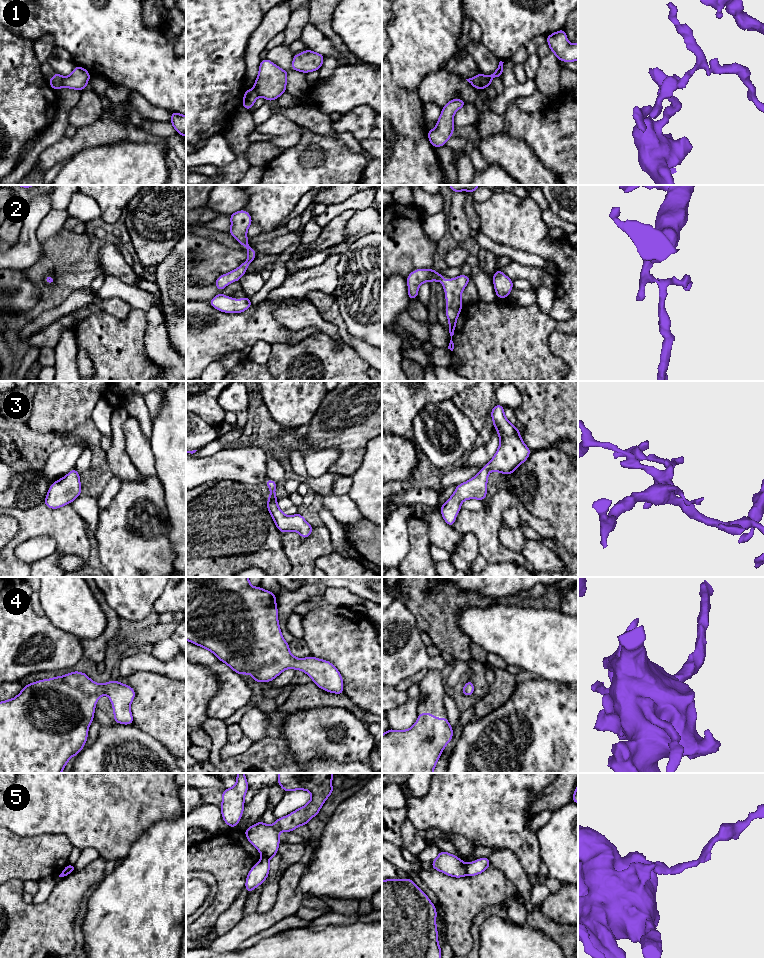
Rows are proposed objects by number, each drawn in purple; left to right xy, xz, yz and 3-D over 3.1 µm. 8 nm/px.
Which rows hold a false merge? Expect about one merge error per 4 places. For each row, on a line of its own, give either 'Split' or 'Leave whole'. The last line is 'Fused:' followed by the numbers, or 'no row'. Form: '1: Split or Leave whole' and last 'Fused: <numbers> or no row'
1: Split
2: Leave whole
3: Leave whole
4: Leave whole
5: Split
Fused: 1, 5

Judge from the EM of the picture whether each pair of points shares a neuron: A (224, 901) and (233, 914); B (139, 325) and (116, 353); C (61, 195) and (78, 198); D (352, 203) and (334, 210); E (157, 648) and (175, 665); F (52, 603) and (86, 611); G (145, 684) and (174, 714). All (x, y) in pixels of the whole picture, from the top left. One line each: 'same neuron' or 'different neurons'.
A: different neurons
B: same neuron
C: different neurons
D: same neuron
E: different neurons
F: same neuron
G: same neuron

